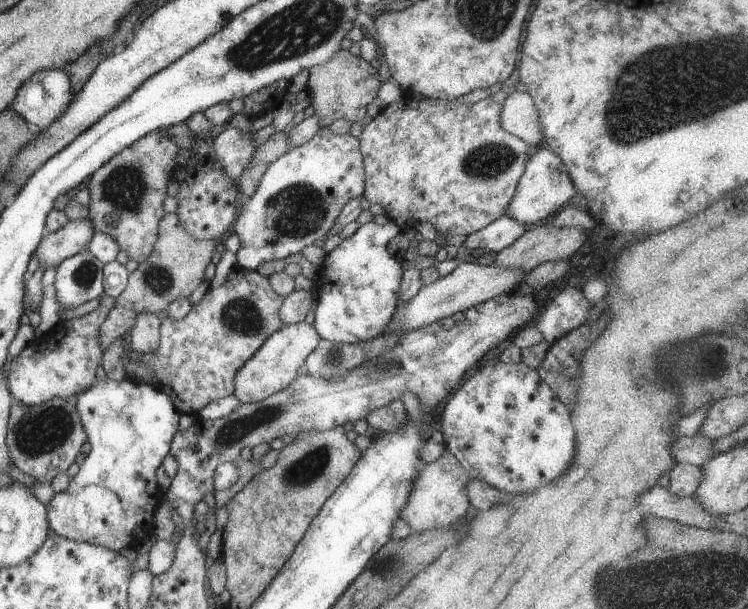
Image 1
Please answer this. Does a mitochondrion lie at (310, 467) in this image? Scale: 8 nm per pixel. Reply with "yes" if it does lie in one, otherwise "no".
yes

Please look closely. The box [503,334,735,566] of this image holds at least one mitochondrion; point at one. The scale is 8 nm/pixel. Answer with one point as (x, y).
(712, 364)

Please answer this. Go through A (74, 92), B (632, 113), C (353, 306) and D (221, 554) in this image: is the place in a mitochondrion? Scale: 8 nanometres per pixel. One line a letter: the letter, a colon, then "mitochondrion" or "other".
A: other
B: mitochondrion
C: other
D: other

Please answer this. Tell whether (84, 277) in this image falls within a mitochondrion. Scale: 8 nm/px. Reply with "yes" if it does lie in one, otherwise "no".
yes

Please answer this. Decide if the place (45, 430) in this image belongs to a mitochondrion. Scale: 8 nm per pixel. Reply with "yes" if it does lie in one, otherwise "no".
yes

